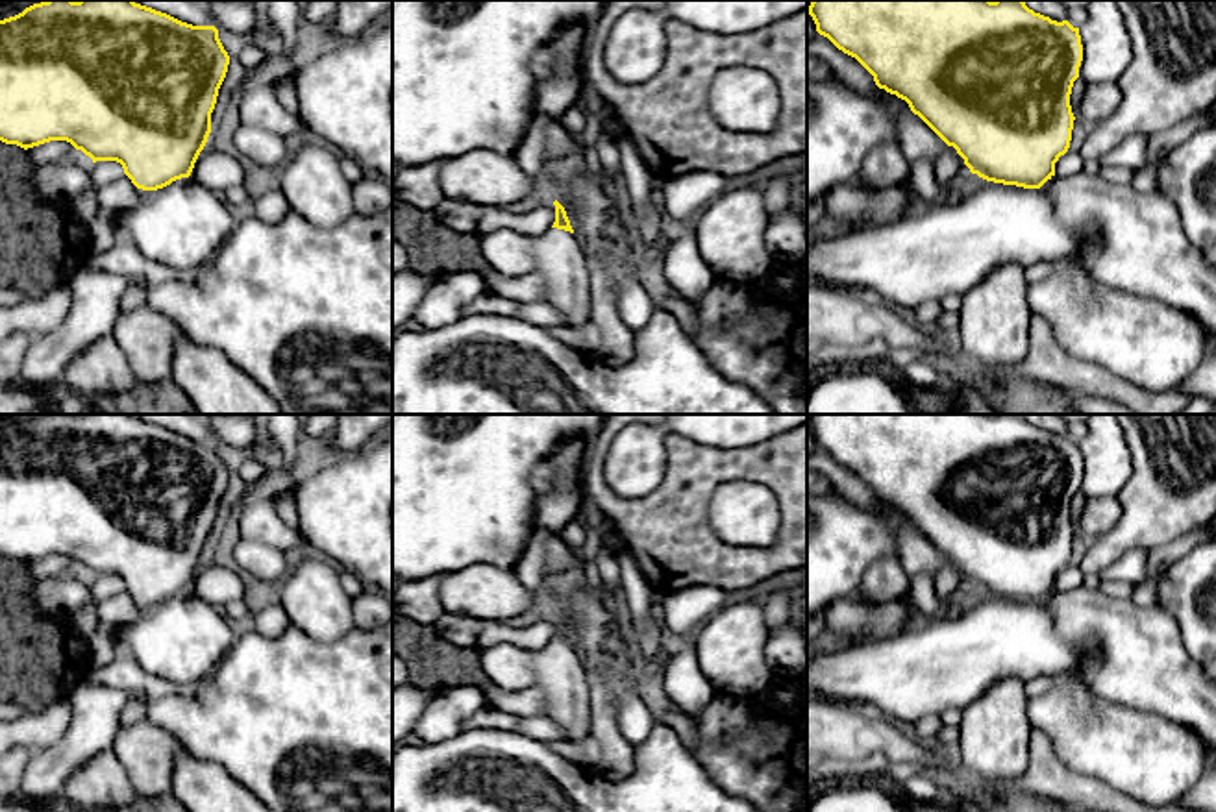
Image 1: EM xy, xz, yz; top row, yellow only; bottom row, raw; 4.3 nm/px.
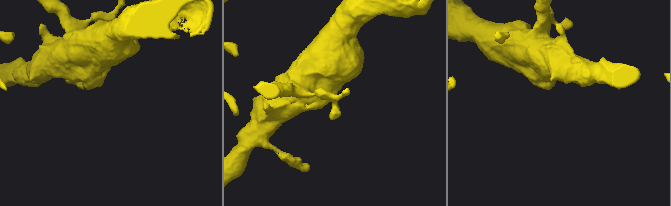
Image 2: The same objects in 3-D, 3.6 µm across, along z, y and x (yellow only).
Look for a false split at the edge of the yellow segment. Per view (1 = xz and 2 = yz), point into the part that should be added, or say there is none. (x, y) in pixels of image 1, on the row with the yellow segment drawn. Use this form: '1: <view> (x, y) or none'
1: xz (559, 259)
2: yz (1141, 248)

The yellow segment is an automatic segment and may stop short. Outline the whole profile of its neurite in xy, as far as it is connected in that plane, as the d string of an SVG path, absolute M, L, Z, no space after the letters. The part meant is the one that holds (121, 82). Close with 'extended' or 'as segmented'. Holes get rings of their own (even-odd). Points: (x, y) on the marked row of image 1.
M46 0L26 7L22 13L0 20L0 141L17 144L24 150L50 142L67 141L76 150L96 161L117 161L135 185L137 205L157 189L176 179L189 178L194 163L211 133L211 113L217 104L218 89L226 78L230 55L224 50L215 26L192 26L167 13L135 4L133 0Z | extended

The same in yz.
M813 0L807 13L820 35L855 57L879 89L905 100L914 115L953 146L972 174L1003 185L1042 187L1066 228L1096 226L1099 235L1085 240L1072 259L1098 283L1177 307L1216 333L1216 270L1190 246L1181 215L1164 194L1140 194L1086 172L1072 178L1055 174L1055 163L1070 148L1075 120L1070 94L1083 61L1079 28L1035 13L1024 0Z | extended

